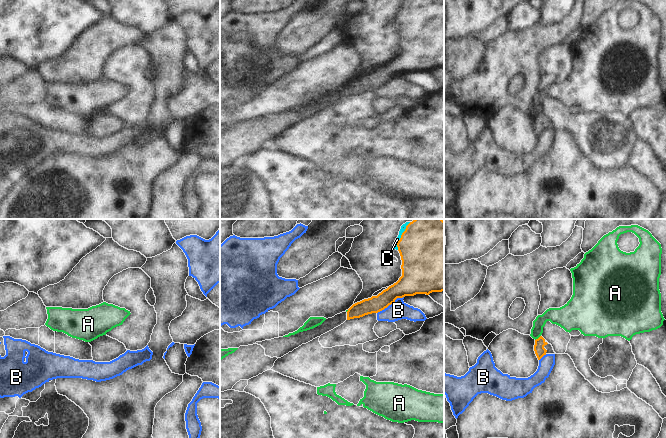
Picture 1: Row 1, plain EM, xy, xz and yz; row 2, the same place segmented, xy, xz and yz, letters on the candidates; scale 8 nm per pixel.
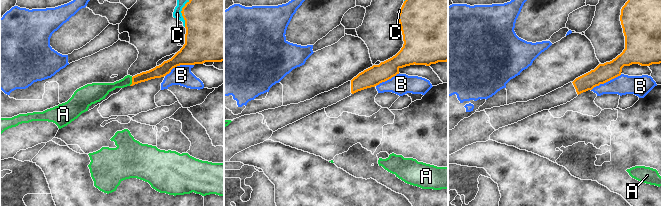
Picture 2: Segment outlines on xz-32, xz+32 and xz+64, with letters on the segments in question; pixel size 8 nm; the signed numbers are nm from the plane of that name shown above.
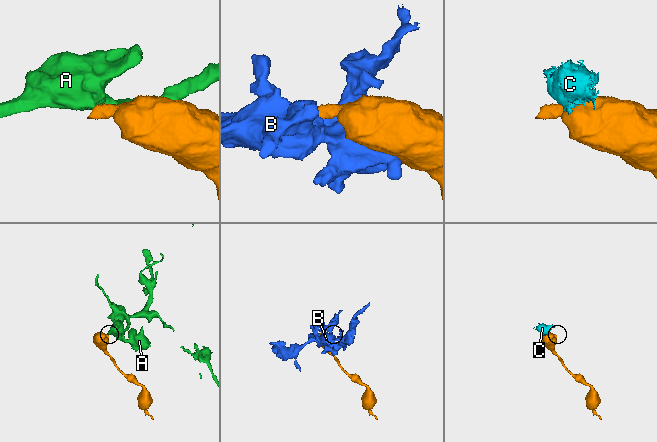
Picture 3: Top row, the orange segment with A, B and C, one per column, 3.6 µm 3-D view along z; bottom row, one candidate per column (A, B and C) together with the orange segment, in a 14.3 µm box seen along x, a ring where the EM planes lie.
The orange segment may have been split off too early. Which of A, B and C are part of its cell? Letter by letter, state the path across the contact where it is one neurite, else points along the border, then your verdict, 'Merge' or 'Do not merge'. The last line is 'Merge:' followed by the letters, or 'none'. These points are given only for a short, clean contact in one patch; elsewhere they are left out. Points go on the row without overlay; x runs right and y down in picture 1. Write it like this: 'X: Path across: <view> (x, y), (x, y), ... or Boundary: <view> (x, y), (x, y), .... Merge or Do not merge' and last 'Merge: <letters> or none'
A: Boundary: yz (540, 111), (535, 116). Do not merge
B: Do not merge
C: Do not merge
Merge: none.

